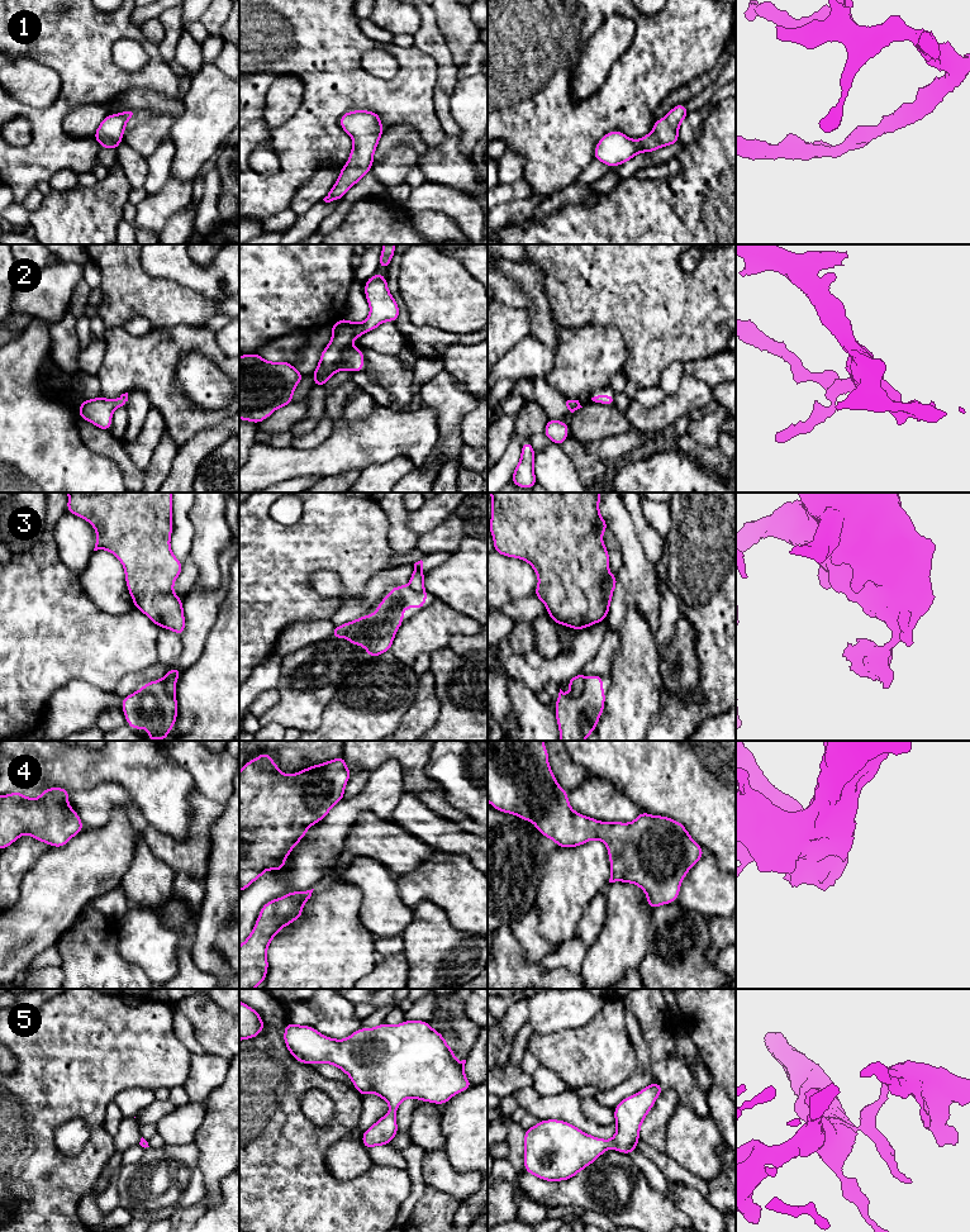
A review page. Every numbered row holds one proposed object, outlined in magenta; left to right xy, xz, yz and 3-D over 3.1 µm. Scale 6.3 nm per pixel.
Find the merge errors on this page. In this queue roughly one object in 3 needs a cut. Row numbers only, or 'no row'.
3

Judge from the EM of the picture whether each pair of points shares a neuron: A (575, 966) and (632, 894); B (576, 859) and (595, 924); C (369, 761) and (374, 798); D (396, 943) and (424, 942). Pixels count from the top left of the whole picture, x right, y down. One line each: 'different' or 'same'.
A: different
B: different
C: different
D: different

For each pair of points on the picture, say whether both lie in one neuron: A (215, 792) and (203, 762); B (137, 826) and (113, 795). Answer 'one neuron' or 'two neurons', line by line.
A: one neuron
B: one neuron

